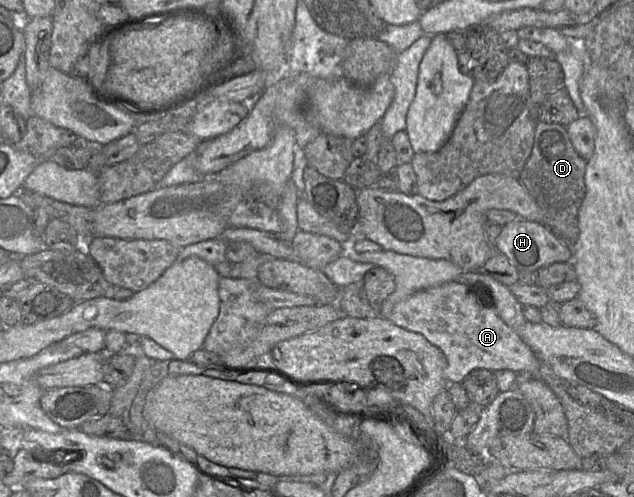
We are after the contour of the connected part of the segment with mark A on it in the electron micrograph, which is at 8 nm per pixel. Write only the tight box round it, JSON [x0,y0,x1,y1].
[388,282,541,383]

